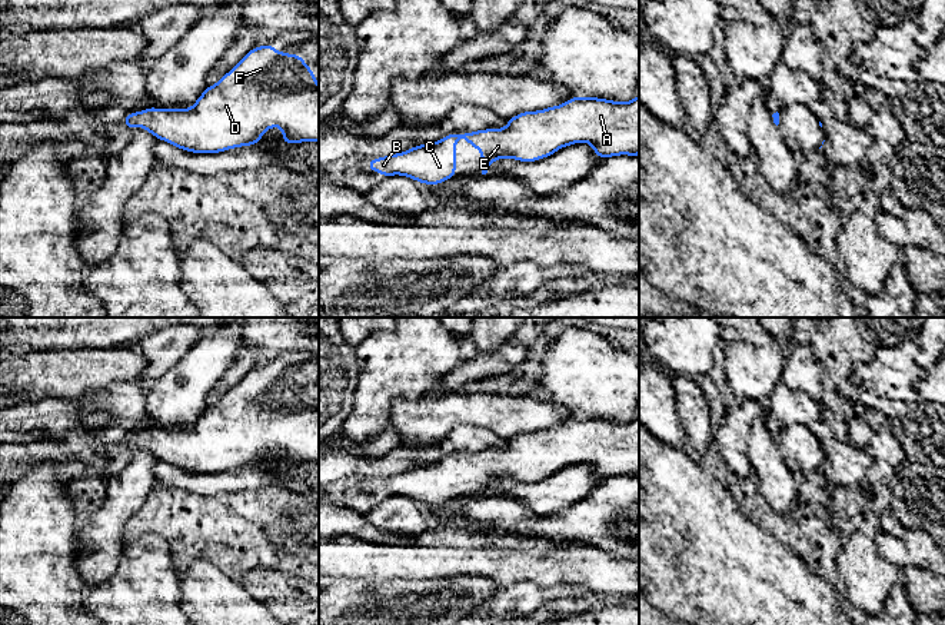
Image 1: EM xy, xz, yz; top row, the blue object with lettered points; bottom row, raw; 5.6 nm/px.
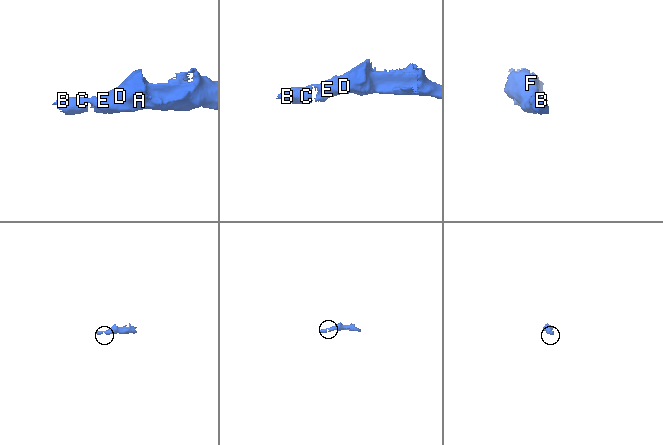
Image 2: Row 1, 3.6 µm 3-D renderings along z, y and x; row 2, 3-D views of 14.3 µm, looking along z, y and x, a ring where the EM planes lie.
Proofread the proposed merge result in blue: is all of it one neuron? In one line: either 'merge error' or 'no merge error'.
no merge error

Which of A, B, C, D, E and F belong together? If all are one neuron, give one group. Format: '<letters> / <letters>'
A B C D E F

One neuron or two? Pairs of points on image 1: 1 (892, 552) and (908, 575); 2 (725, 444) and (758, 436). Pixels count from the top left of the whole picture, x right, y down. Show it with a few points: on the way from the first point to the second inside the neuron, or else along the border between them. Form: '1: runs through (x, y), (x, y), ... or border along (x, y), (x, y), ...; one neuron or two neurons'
1: border along (901, 568), (922, 568), (929, 572); two neurons
2: border along (765, 411), (748, 438), (752, 472); two neurons

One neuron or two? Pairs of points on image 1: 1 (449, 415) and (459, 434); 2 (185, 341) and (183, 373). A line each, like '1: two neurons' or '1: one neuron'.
1: two neurons
2: two neurons

